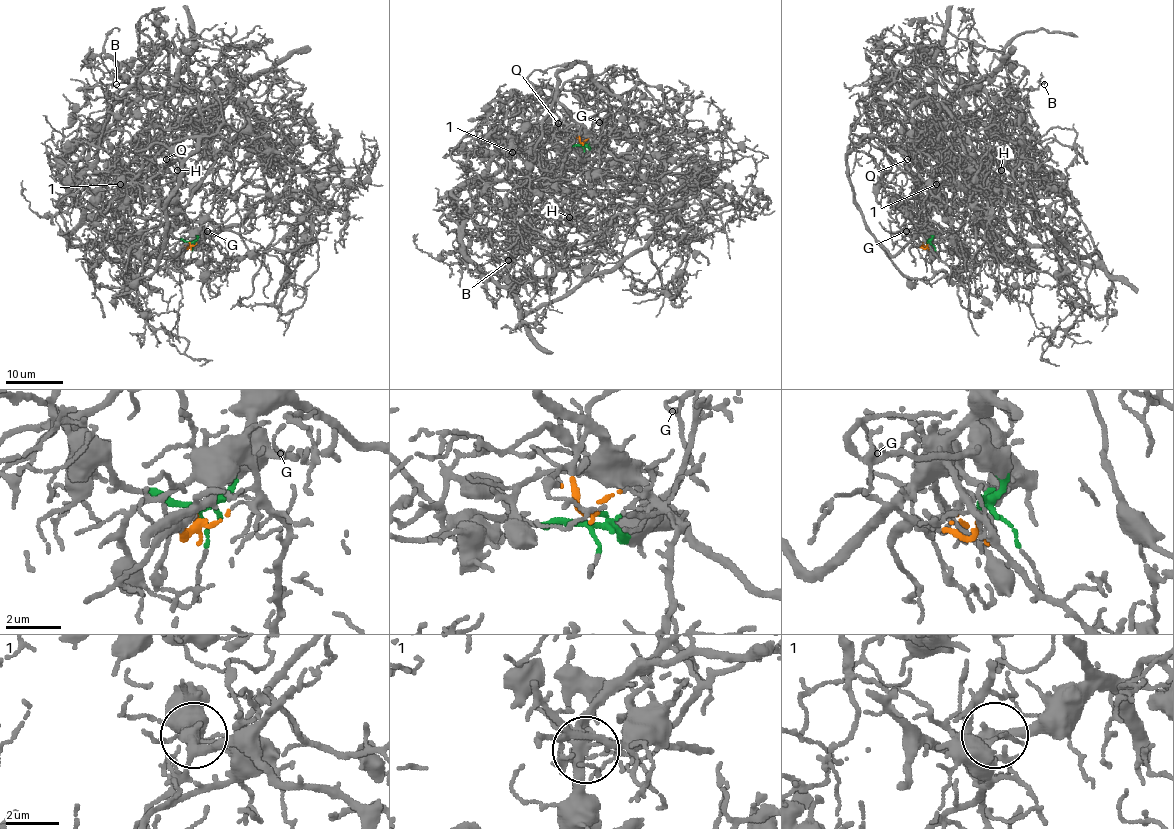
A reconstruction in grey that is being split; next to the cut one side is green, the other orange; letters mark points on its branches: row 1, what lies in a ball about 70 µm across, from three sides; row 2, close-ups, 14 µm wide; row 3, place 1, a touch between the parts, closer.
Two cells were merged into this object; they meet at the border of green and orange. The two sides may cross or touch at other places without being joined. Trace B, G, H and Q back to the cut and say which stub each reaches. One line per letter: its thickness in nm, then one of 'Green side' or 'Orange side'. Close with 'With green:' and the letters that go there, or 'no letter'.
B: Thickness 120 nm. Orange side
G: Thickness 90 nm. Green side
H: Thickness 120 nm. Green side
Q: Thickness 140 nm. Green side
With green: G, H, Q

